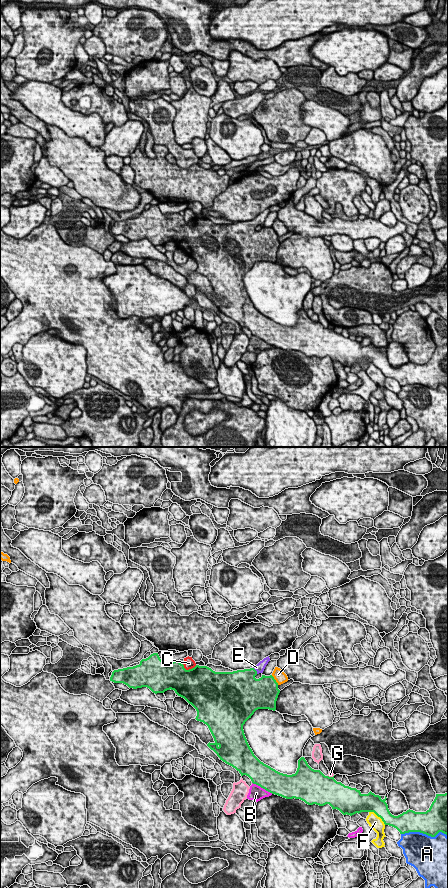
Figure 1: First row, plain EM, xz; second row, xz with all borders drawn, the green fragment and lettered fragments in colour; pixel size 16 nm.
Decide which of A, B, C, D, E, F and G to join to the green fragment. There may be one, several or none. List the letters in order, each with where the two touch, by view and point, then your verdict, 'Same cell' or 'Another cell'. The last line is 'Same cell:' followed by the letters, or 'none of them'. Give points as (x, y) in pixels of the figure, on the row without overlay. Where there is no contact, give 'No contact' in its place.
A: Touches green at xz (425, 385). Another cell
B: Touches green at xz (262, 339). Another cell
C: Touches green at xz (189, 221). Another cell
D: Touches green at xz (275, 232). Another cell
E: Touches green at xz (255, 222). Same cell
F: Touches green at xz (378, 368). Another cell
G: Touches green at xz (331, 329). Another cell
Same cell: E

